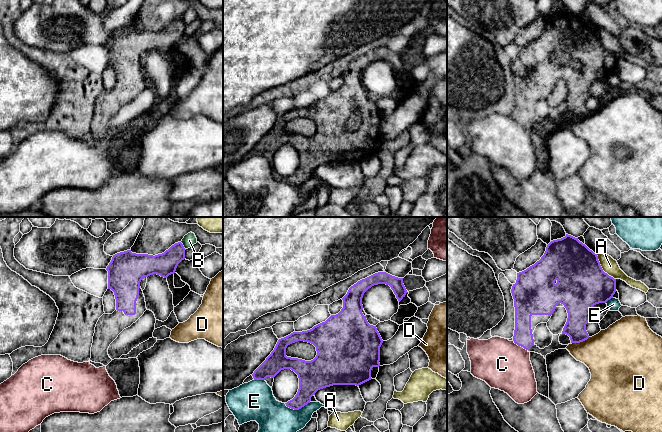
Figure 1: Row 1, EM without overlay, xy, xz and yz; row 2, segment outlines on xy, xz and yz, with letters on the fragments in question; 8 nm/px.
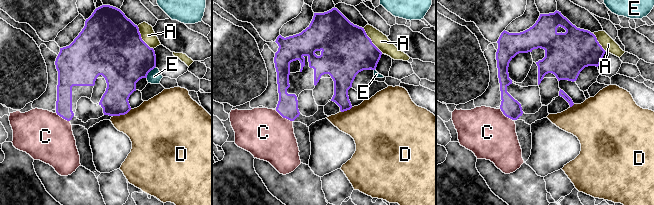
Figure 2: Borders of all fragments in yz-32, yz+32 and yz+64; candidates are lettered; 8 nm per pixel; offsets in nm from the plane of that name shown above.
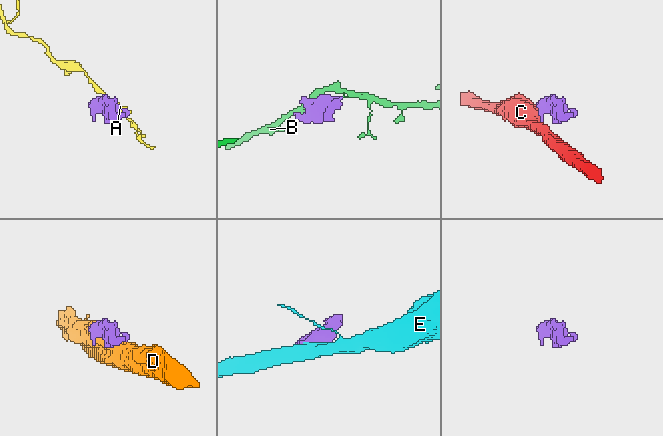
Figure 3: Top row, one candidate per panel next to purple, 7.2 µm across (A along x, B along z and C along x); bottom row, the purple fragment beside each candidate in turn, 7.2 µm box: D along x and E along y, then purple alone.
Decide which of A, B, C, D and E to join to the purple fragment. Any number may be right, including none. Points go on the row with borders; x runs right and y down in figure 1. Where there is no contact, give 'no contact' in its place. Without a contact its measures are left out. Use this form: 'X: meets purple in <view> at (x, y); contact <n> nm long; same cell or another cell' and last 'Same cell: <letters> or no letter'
A: meets purple in yz at (601, 268); contact 260 nm long; another cell
B: meets purple in xy at (183, 246); contact 80 nm long; another cell
C: meets purple in yz at (520, 345); contact 150 nm long; another cell
D: meets purple in yz at (580, 341); contact 150 nm long; another cell
E: meets purple in xz at (297, 409); contact 220 nm long; another cell
Same cell: no letter

